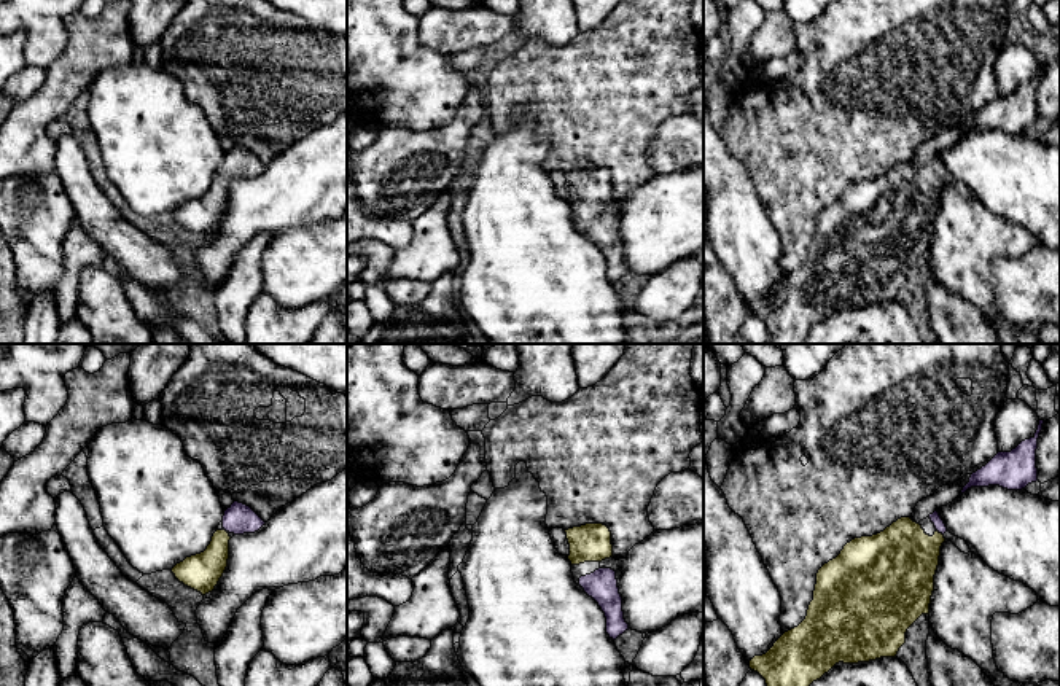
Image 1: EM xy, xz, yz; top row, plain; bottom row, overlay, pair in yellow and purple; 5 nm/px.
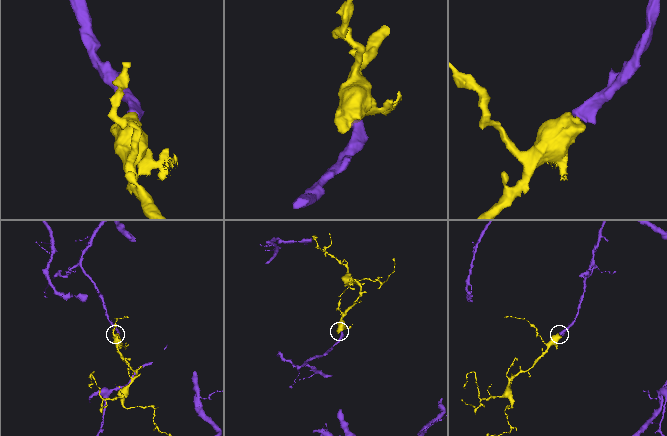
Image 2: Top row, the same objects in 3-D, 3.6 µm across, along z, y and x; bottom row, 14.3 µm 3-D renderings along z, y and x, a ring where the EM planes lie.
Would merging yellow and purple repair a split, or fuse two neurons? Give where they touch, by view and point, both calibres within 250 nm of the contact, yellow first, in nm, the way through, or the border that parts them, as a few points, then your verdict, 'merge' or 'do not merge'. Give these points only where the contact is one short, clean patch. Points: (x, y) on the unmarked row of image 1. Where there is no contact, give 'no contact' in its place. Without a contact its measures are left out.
contact yz (938, 175); calibres 360 and 50 nm; way yz (900, 207), (938, 175), (938, 164), (935, 161); merge

